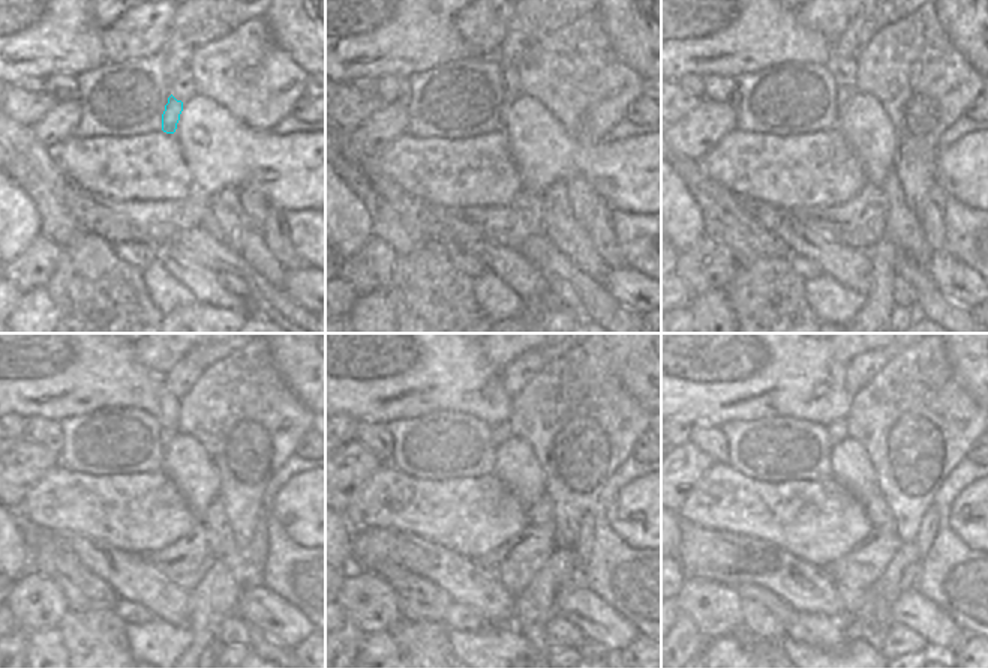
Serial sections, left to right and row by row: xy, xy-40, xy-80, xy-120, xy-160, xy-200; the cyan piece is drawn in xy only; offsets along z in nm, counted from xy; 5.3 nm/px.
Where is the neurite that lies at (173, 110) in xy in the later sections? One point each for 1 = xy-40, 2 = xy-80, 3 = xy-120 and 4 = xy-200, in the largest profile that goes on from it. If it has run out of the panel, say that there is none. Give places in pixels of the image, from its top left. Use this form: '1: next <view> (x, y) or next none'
1: next xy-40 (508, 96)
2: next xy-80 (843, 95)
3: next xy-120 (167, 434)
4: next xy-200 (837, 431)

